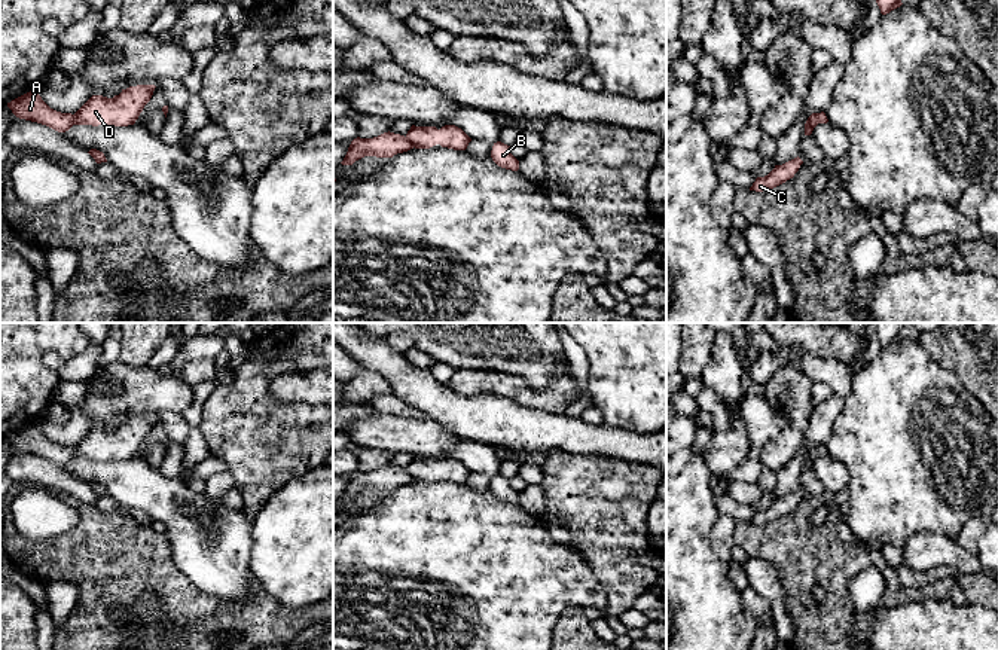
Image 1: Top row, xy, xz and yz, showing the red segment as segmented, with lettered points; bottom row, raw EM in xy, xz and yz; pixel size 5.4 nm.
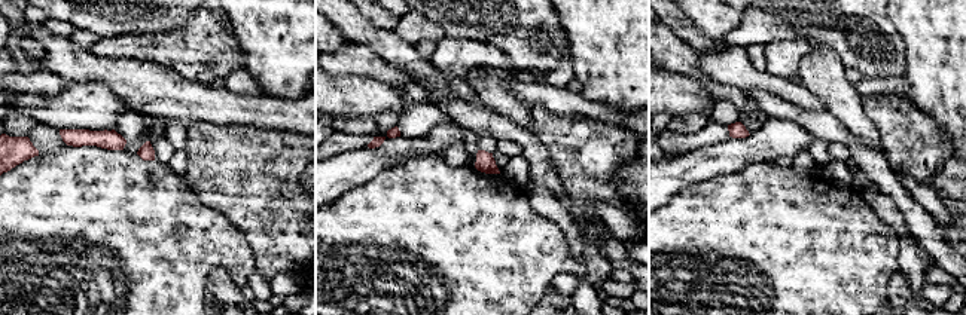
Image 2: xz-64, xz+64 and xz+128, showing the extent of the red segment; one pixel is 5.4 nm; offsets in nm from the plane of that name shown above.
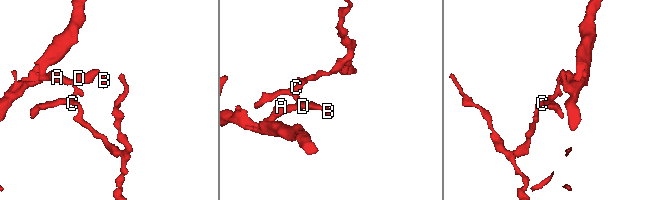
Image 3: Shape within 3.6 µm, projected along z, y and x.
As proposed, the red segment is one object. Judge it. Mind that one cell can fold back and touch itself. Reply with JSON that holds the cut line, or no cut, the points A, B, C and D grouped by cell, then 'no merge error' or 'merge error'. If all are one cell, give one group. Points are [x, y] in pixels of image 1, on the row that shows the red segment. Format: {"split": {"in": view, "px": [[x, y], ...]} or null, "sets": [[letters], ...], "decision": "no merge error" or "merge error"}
{"split": {"in": "xz", "px": [[405, 137], [412, 147]]}, "sets": [["A"], ["B", "C", "D"]], "decision": "merge error"}

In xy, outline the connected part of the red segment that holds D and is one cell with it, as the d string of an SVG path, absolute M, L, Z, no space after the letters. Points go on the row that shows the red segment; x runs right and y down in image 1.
M155 85L129 86L126 89L122 89L122 92L119 95L115 95L113 98L92 95L74 113L74 125L134 125L144 106L150 101L155 88Z

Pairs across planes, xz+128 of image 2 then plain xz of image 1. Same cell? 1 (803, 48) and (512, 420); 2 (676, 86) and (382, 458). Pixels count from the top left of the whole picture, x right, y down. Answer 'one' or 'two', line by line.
1: two
2: two

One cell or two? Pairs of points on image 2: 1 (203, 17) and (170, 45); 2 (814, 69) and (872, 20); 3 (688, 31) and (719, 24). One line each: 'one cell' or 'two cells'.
1: one cell
2: two cells
3: two cells

